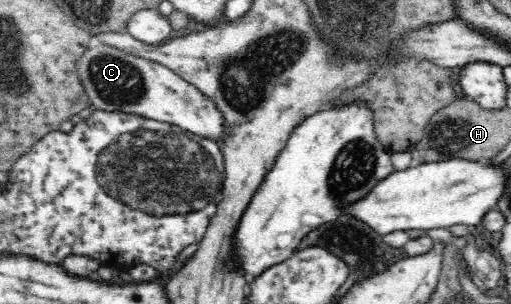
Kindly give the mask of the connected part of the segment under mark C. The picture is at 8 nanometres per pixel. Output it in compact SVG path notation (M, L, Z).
M93 42L89 50L80 59L80 62L77 63L77 70L79 70L82 84L85 86L89 103L99 110L120 111L158 122L165 122L181 128L183 131L191 132L220 144L229 136L224 115L219 111L219 107L215 105L215 102L175 72L155 62L137 58L133 54L119 52L115 48L105 47L104 44L99 42Z

